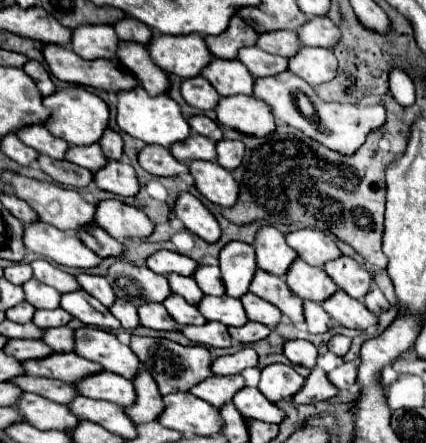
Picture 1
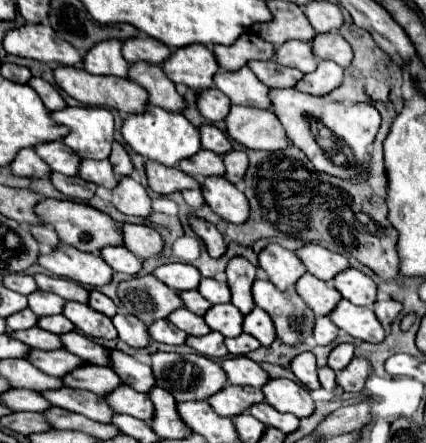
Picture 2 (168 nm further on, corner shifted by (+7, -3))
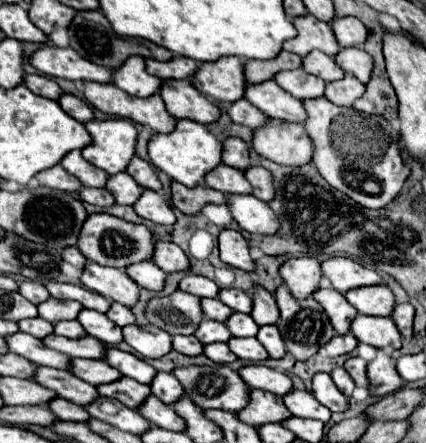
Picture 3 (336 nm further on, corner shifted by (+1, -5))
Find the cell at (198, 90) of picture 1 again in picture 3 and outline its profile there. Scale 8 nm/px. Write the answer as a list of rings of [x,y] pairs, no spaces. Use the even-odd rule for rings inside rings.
[[[235,100],[235,104],[227,108],[227,114],[233,122],[243,124],[247,128],[259,128],[267,122],[267,116],[261,110],[257,110],[253,104],[249,104],[247,100]]]

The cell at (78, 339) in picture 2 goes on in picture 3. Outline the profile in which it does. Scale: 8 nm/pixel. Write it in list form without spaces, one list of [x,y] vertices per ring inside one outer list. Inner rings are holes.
[[[107,346],[107,356],[103,356],[103,362],[111,364],[119,372],[123,372],[123,376],[133,378],[141,384],[151,384],[151,380],[155,376],[153,366],[149,366],[147,362],[139,360],[137,356],[129,354],[129,352],[123,352],[119,348],[113,348],[113,346]]]

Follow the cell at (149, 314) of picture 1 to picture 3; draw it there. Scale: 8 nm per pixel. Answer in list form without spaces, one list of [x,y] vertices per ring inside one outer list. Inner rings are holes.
[[[173,336],[173,350],[187,356],[197,356],[203,352],[203,344],[195,336]]]

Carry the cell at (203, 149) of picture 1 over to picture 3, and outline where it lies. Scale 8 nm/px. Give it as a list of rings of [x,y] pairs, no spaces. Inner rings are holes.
[[[219,164],[219,168],[213,168],[207,174],[205,186],[221,190],[225,194],[249,194],[251,192],[251,184],[245,180],[243,172],[227,164]]]

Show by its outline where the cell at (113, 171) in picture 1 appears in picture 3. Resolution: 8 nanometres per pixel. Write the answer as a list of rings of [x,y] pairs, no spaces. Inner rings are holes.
[[[143,190],[139,200],[133,204],[133,210],[145,218],[145,220],[153,220],[155,224],[173,224],[175,222],[175,214],[173,214],[173,208],[171,204],[159,196],[157,192],[153,190]]]

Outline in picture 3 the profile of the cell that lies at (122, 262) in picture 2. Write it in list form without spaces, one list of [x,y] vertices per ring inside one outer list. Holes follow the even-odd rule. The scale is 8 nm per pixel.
[[[141,260],[139,264],[129,264],[127,270],[125,270],[141,288],[147,288],[147,290],[153,290],[153,292],[159,292],[163,290],[163,284],[165,284],[165,272],[155,266],[151,260]]]

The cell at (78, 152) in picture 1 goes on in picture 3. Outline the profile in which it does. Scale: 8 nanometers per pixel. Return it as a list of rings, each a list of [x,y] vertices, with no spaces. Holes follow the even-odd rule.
[[[119,172],[115,176],[109,176],[105,188],[115,196],[117,204],[133,204],[143,190],[127,172]]]

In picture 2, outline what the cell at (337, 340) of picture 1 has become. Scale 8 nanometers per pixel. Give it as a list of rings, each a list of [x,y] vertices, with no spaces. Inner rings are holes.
[[[339,344],[333,348],[331,356],[329,356],[329,366],[333,370],[343,370],[349,362],[353,360],[353,344]]]

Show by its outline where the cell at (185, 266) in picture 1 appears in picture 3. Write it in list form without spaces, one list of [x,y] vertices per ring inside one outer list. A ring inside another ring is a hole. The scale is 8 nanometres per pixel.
[[[187,274],[179,282],[179,288],[183,292],[195,294],[199,298],[215,298],[217,292],[219,292],[219,286],[213,280],[209,280],[207,276],[201,276],[201,274]]]

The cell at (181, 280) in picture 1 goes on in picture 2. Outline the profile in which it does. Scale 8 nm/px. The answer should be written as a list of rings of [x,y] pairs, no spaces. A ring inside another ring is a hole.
[[[185,290],[185,292],[181,292],[181,298],[185,302],[185,308],[199,314],[199,316],[203,316],[211,308],[209,300],[205,300],[197,290]]]

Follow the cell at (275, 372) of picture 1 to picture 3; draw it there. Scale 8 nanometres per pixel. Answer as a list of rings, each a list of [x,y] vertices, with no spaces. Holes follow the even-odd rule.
[[[291,390],[287,396],[283,396],[283,404],[293,416],[299,418],[315,418],[321,422],[329,422],[331,418],[331,410],[319,404],[315,396],[307,390]]]

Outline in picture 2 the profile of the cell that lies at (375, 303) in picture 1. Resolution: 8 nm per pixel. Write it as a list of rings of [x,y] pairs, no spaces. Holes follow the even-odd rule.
[[[379,300],[379,302],[373,304],[373,312],[377,314],[379,322],[385,328],[389,328],[395,322],[395,318],[401,314],[401,310],[403,310],[403,304],[397,302],[397,300],[385,300],[385,302]]]

